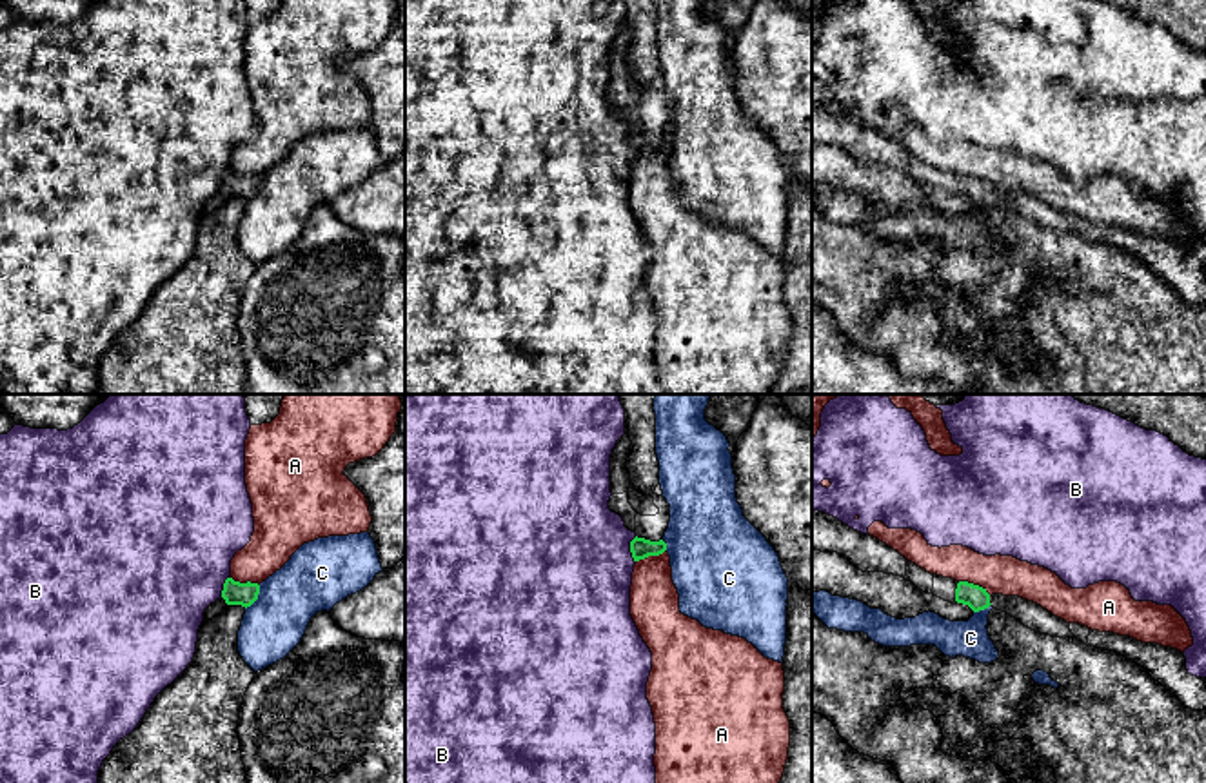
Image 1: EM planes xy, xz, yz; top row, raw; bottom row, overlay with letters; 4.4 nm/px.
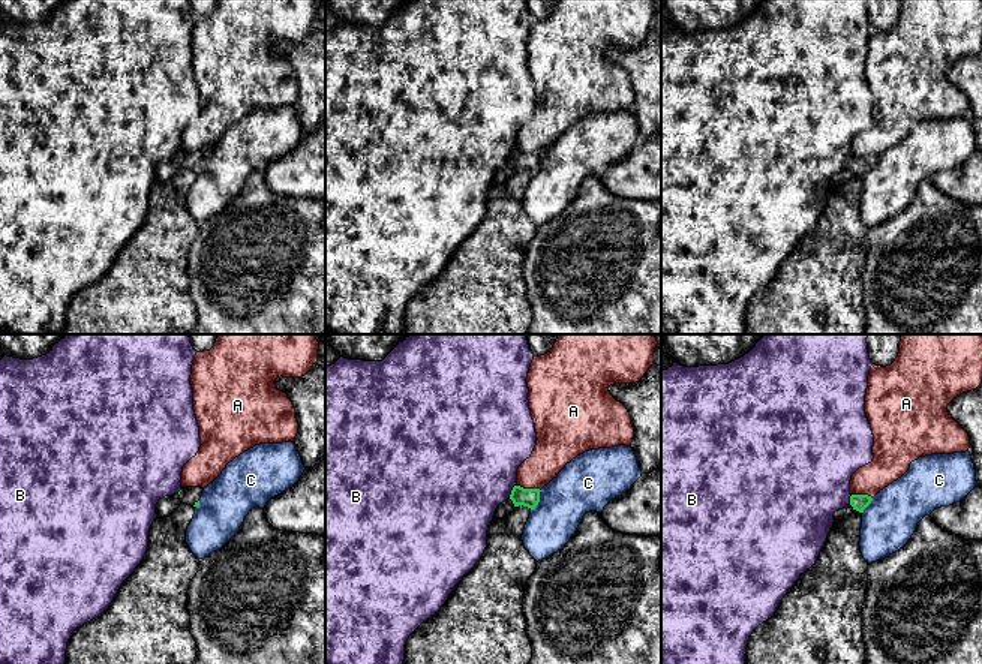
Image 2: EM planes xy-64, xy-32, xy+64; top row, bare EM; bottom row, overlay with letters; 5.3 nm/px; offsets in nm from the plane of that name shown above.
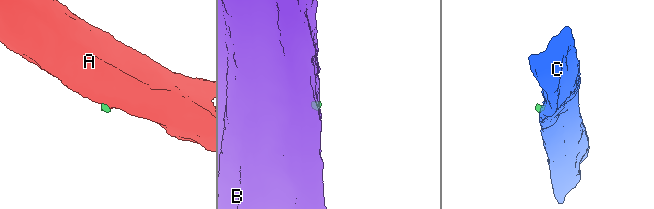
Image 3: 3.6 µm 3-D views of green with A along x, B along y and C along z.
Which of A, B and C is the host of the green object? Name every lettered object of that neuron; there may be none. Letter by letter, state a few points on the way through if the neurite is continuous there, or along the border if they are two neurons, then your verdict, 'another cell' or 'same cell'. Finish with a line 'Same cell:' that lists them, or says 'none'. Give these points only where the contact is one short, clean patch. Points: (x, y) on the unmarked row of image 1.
A: border yz (959, 173), (978, 177), (990, 188); another cell
B: border xz (636, 129), (631, 135), (634, 155); another cell
C: border xy (260, 178), (258, 189), (246, 202); another cell
Same cell: none

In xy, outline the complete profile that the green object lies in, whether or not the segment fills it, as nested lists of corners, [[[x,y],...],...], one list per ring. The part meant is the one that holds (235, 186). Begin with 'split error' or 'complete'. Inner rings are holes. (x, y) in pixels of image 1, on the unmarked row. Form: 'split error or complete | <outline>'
complete | [[[227,171],[223,176],[222,191],[225,193],[227,198],[242,198],[242,200],[251,200],[260,187],[260,178],[258,176],[240,176],[234,174],[232,171]]]

